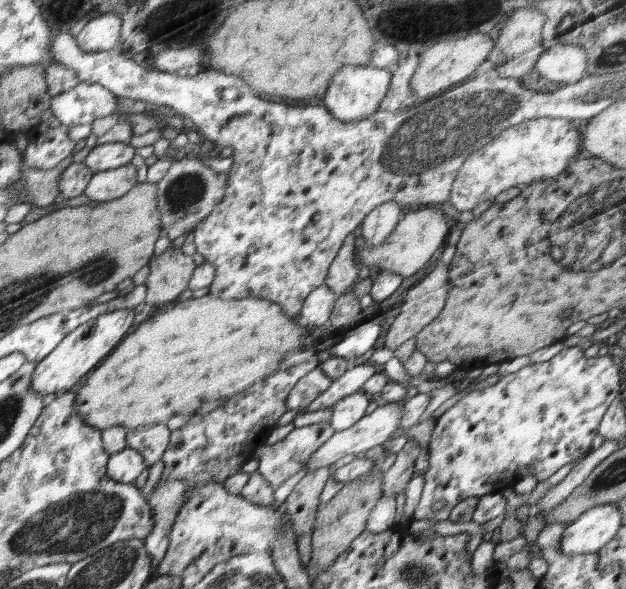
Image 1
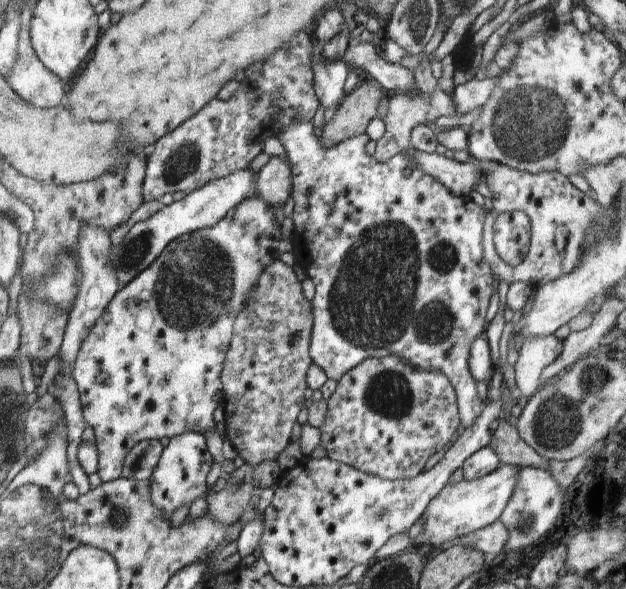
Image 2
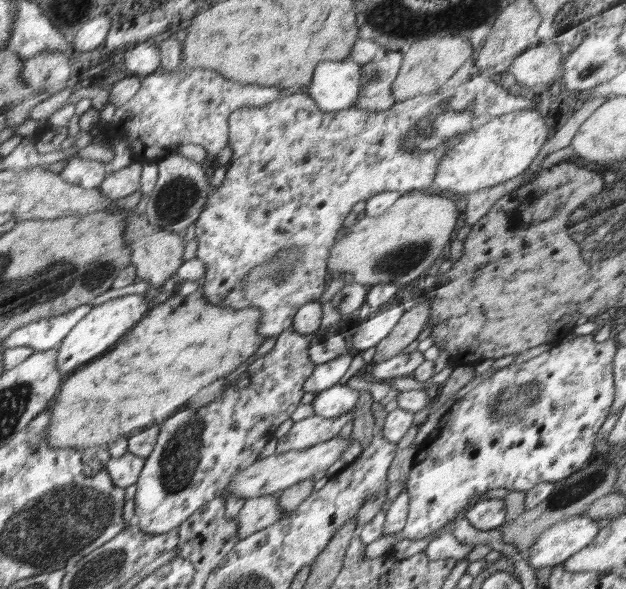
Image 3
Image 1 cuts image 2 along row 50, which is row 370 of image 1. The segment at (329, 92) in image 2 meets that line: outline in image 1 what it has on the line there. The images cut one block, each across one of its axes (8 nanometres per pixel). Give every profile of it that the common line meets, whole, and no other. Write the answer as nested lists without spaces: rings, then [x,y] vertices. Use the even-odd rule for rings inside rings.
[[[320,368],[311,370],[287,397],[288,410],[304,411],[320,393],[326,391],[333,380]]]

